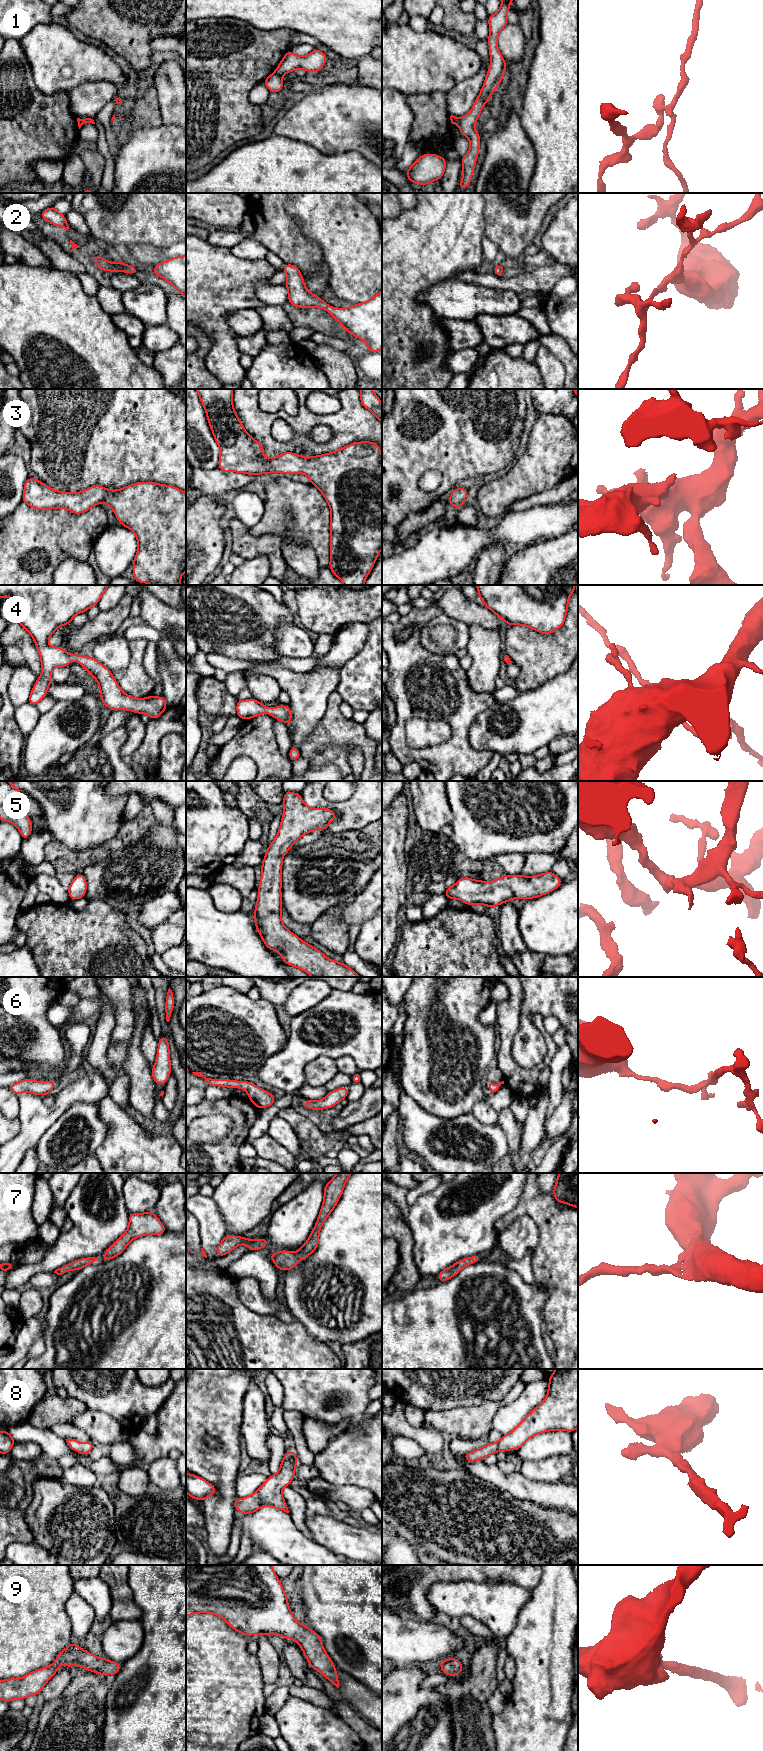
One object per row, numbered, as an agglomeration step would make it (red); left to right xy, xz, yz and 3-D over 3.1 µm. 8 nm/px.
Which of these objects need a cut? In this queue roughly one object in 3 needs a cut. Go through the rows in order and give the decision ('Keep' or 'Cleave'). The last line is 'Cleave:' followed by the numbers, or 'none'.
1: Cleave
2: Keep
3: Keep
4: Keep
5: Keep
6: Keep
7: Keep
8: Keep
9: Keep
Cleave: 1

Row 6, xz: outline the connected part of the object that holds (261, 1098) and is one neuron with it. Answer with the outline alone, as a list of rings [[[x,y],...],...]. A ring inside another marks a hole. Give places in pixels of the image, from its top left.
[[[192,1072],[194,1075],[198,1077],[202,1077],[210,1086],[220,1086],[220,1087],[228,1087],[228,1088],[240,1088],[247,1091],[247,1095],[249,1096],[250,1101],[258,1108],[267,1108],[273,1105],[276,1101],[275,1097],[270,1094],[268,1091],[261,1089],[251,1082],[248,1081],[236,1081],[233,1079],[212,1079],[206,1078],[202,1072]]]

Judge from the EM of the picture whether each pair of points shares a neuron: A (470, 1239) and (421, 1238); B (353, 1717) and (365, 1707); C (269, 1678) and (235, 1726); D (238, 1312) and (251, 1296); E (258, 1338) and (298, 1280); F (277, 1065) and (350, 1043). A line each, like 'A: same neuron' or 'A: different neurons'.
A: same neuron
B: different neurons
C: different neurons
D: different neurons
E: different neurons
F: same neuron

